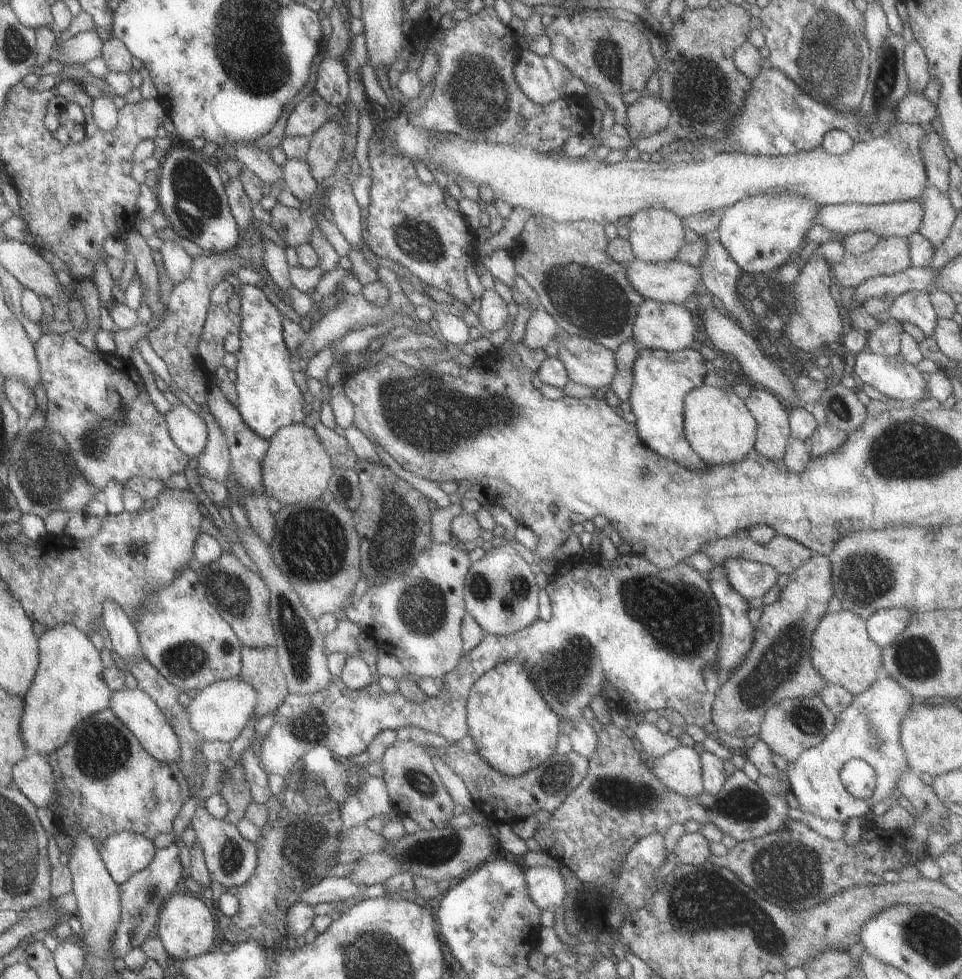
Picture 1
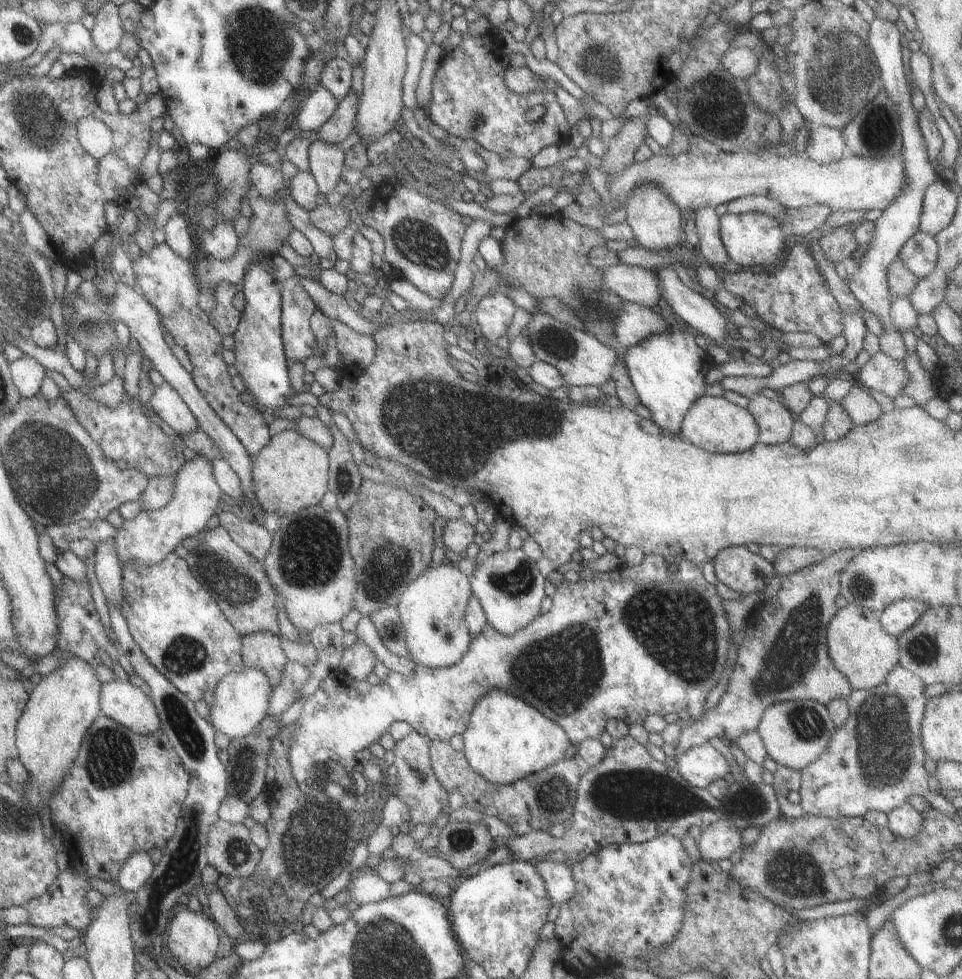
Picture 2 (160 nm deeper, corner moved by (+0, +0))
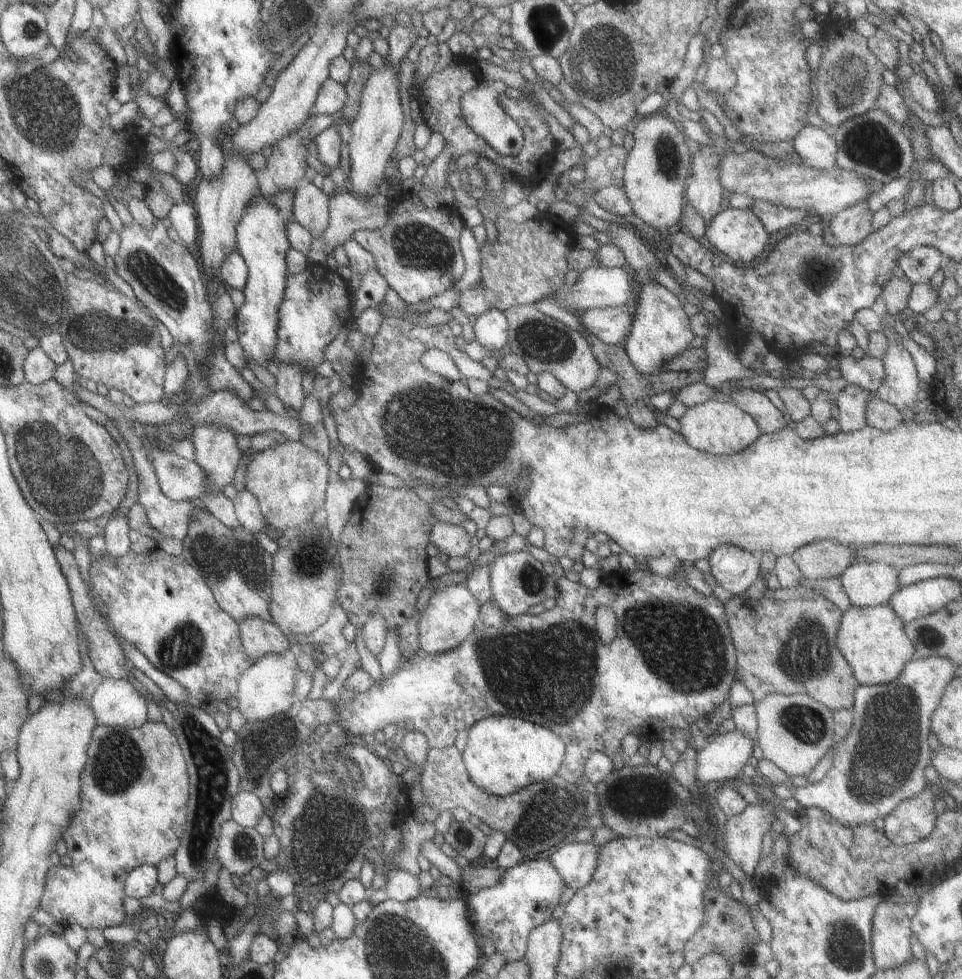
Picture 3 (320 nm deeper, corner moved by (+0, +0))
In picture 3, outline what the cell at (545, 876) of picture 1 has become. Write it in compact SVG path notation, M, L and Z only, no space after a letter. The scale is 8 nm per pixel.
M567 840L544 857L547 864L559 874L563 886L577 891L589 882L595 870L597 848L591 841L574 843Z

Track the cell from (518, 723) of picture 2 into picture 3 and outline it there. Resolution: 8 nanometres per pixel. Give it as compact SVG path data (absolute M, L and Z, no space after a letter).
M493 714L469 726L462 752L467 776L471 782L494 796L506 796L533 782L549 780L557 775L565 754L563 740L549 728L521 718Z

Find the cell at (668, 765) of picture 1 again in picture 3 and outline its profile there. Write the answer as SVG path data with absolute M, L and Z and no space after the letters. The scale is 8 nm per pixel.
M737 730L714 732L703 748L695 750L695 786L699 789L709 782L719 784L738 778L741 768L752 756L753 743L754 740Z

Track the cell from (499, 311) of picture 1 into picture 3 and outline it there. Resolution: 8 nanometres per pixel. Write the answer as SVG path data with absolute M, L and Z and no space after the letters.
M489 308L476 317L475 324L468 328L468 334L485 350L500 350L508 343L508 327L505 316L497 308Z

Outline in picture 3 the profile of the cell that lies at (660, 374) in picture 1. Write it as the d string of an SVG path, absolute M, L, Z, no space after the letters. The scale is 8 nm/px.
M655 281L641 283L635 316L623 341L624 352L631 367L639 376L659 374L661 367L691 348L693 334L687 315L683 312L683 300Z

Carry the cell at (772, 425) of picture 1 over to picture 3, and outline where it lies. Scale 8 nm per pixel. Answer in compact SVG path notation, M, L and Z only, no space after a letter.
M741 390L741 392L734 392L731 396L732 404L751 416L760 435L773 434L785 427L783 414L762 392Z

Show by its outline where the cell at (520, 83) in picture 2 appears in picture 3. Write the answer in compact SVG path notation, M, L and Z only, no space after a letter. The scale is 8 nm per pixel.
M482 80L473 90L461 96L459 106L465 118L465 124L473 130L473 134L483 138L500 156L515 156L521 150L523 138L519 126L503 112L497 103L497 96L503 94L505 89L506 85L503 82Z

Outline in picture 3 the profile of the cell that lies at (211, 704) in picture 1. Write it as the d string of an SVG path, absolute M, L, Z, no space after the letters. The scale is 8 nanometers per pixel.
M287 650L285 654L267 654L254 660L239 678L237 678L237 686L235 686L235 708L245 719L245 722L261 722L282 714L297 701L293 698L293 686L295 686L295 672L300 670L295 660L293 660L293 652Z

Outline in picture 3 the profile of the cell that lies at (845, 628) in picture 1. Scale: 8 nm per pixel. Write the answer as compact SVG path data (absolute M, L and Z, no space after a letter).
M888 604L867 608L850 606L841 614L835 646L841 658L851 668L857 685L883 685L894 680L913 657L913 644L903 630L904 623L895 616Z

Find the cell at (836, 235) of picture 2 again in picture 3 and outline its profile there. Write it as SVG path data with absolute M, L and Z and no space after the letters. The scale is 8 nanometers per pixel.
M861 200L839 210L839 213L829 220L829 232L837 245L853 246L872 232L871 216L871 212L865 206L865 200Z

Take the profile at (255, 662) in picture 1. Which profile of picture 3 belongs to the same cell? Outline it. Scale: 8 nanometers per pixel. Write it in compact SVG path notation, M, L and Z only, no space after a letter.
M243 618L238 622L239 643L249 659L257 659L267 654L285 654L288 640L279 628L261 618Z

